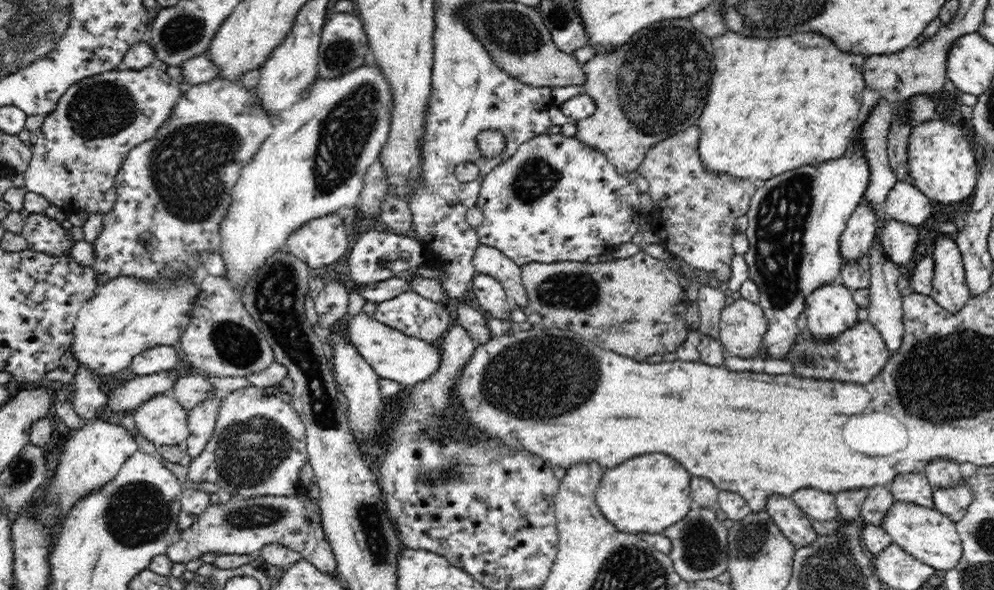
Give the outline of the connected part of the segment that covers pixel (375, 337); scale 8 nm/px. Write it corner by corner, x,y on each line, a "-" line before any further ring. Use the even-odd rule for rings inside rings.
358,313
349,321
343,336
381,379
393,380
410,388
439,370
441,356
436,346
419,338
409,337
365,313

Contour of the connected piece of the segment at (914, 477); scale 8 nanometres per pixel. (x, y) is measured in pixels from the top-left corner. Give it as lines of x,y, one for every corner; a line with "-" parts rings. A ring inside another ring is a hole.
904,472
898,474
888,485
895,501
912,502
919,506
935,508
932,490
927,476
923,472

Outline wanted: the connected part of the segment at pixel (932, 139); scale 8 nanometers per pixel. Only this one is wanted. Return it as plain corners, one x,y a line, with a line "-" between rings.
933,117
912,127
907,161
912,183
932,201
961,204
971,200
978,180
978,162
961,128
951,121

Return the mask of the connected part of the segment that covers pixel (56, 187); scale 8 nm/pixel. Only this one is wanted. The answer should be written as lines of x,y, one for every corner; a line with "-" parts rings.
156,64
142,70
113,69
72,84
58,98
56,108
46,115
42,126
32,131
30,140
25,142
32,153
25,172
24,187
27,192
42,195
51,205
64,210
106,214
115,200
113,181
116,172
135,146
156,136
156,130
168,118
172,106
180,98
178,84
179,80
172,79

